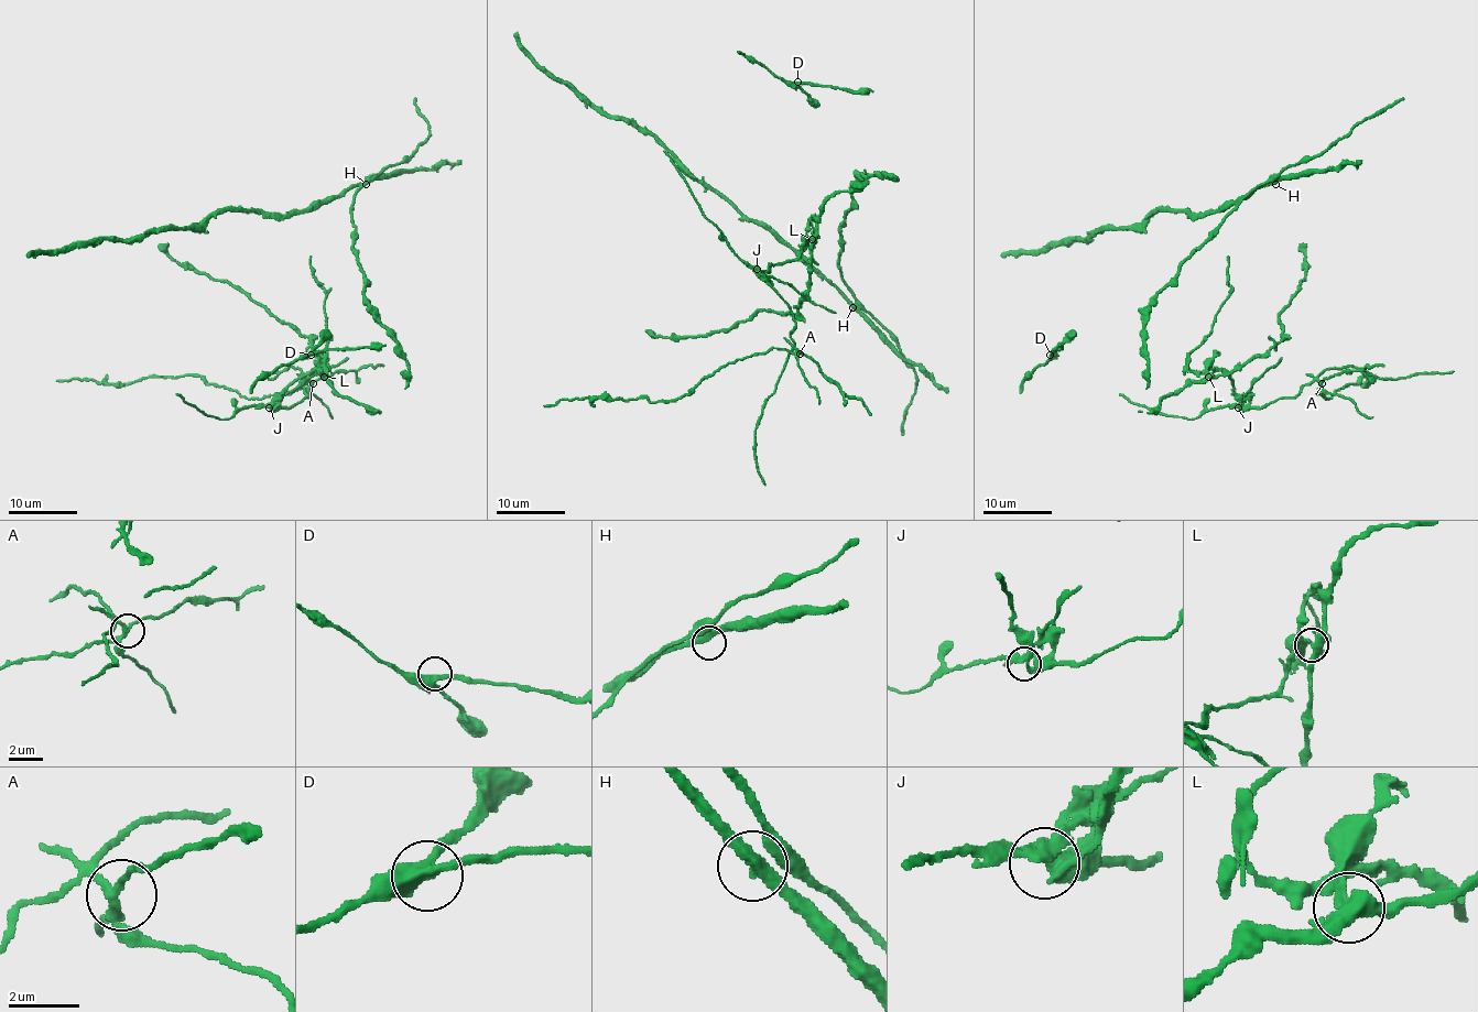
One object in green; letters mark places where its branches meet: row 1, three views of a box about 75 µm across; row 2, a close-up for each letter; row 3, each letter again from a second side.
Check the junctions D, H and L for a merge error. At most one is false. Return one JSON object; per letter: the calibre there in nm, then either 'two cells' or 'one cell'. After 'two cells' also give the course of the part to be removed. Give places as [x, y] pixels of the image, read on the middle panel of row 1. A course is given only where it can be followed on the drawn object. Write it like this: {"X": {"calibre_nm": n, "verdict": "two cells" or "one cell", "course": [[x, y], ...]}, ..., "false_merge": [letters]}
{"D": {"calibre_nm": 360, "verdict": "one cell"}, "H": {"calibre_nm": 340, "verdict": "one cell"}, "L": {"calibre_nm": 360, "verdict": "two cells", "course": [[812, 240], [765, 276], [793, 315], [796, 351], [769, 348], [736, 359], [674, 400], [543, 405]]}, "false_merge": ["L"]}

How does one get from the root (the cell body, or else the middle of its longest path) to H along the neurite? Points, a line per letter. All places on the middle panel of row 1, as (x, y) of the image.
H: (873, 176), (864, 176), (851, 188), (851, 207), (841, 228), (839, 271), (857, 300), (852, 307)

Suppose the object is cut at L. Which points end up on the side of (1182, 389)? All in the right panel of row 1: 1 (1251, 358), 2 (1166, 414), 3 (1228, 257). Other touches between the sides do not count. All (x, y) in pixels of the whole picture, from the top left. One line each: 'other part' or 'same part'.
1: same part
2: other part
3: other part

